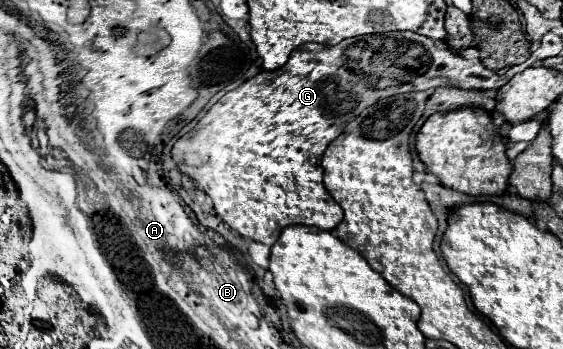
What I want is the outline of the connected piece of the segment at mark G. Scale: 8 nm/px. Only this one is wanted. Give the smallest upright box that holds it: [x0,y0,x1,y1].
[172,44,396,246]

